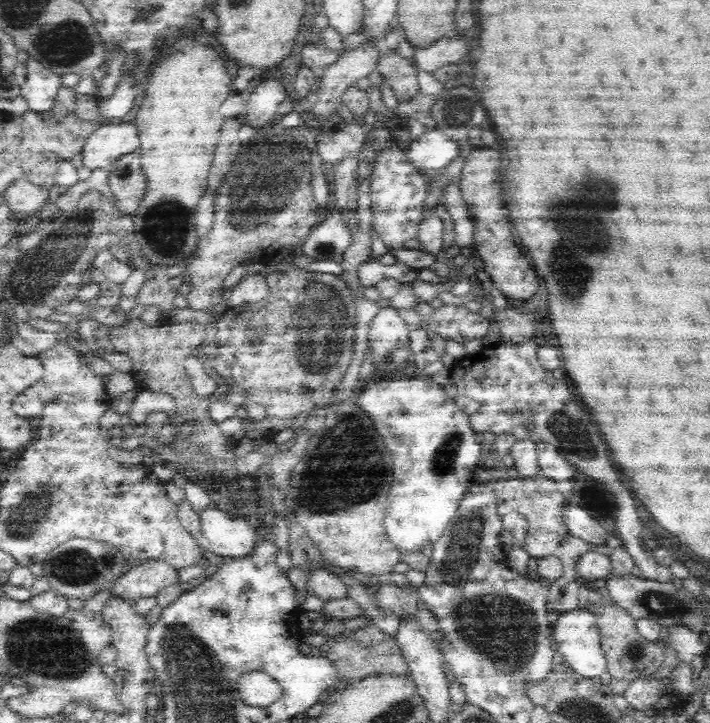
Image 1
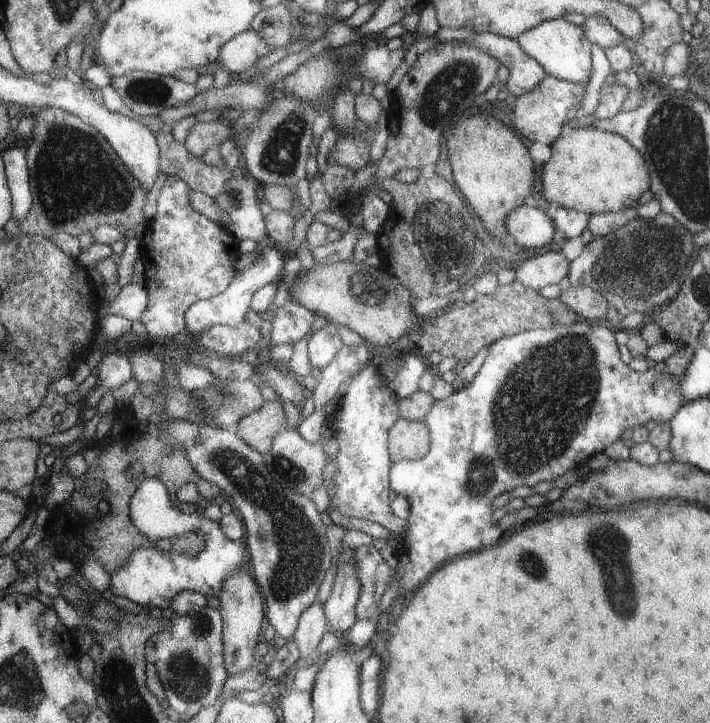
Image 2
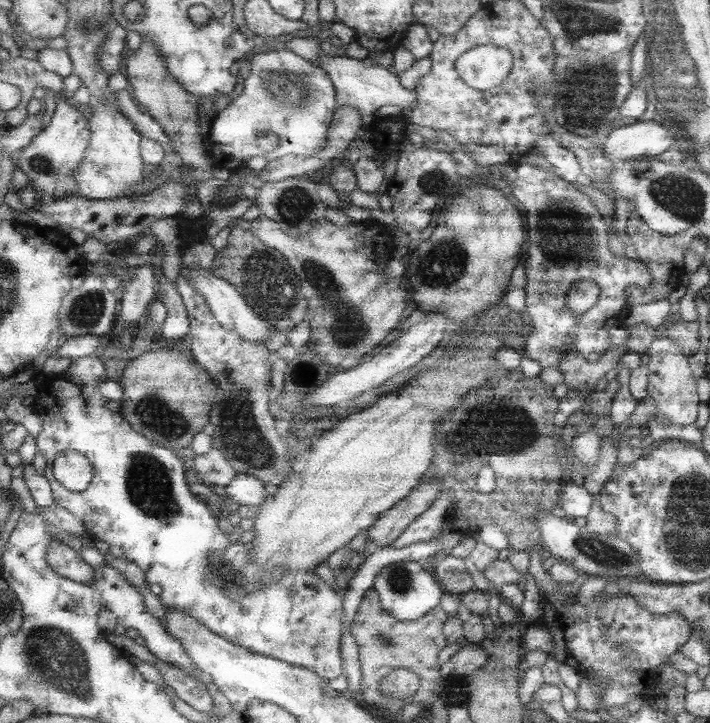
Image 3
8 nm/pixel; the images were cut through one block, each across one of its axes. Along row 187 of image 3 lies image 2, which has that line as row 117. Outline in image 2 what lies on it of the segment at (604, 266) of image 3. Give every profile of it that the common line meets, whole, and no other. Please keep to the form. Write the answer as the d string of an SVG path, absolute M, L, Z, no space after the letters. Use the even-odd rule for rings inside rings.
M546 75L530 92L517 97L510 108L509 115L515 132L529 142L551 144L559 137L561 125L576 117L578 101L584 89L585 85L572 84Z

